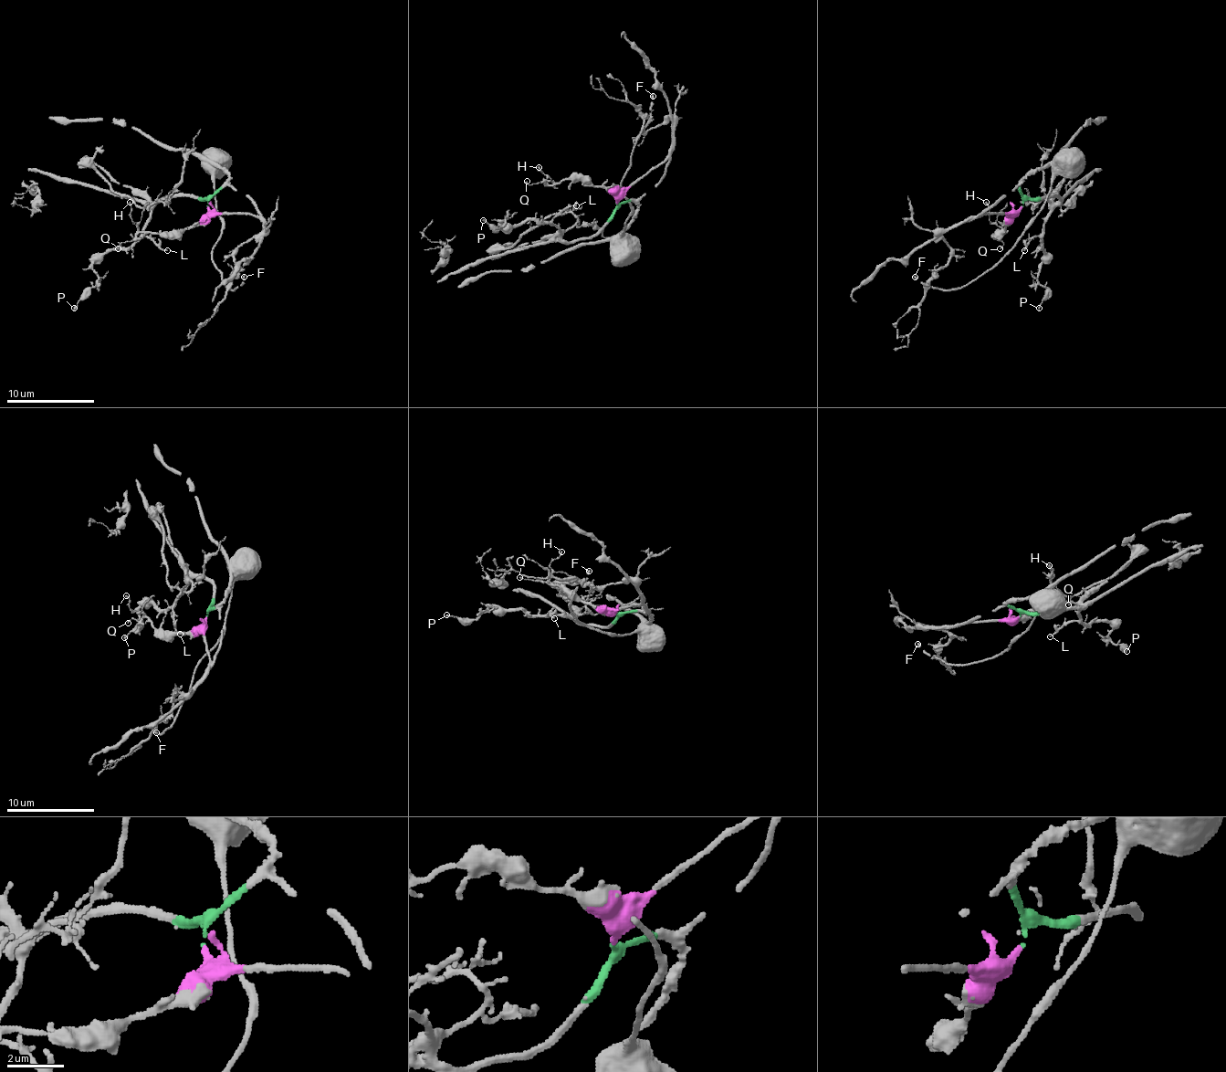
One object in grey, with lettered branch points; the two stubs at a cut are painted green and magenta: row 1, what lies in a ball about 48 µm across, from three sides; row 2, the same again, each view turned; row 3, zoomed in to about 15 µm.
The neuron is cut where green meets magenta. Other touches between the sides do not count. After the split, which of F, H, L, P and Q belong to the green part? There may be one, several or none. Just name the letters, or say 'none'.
F, L, P

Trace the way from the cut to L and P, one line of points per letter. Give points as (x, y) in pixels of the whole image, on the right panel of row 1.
L: (1021, 205), (1032, 199), (1054, 196), (1061, 201), (1039, 234), (1023, 249)
P: (1021, 205), (1032, 199), (1054, 196), (1061, 201), (1042, 236), (1043, 263), (1037, 280), (1045, 289), (1039, 309)

